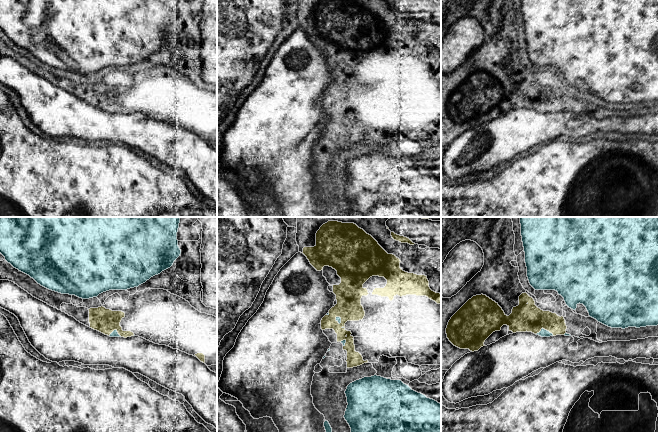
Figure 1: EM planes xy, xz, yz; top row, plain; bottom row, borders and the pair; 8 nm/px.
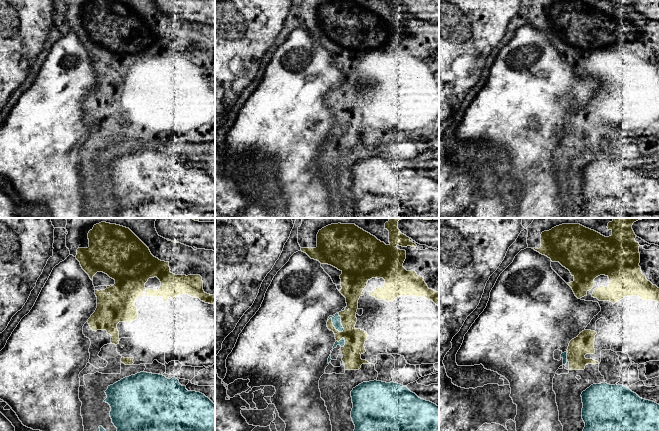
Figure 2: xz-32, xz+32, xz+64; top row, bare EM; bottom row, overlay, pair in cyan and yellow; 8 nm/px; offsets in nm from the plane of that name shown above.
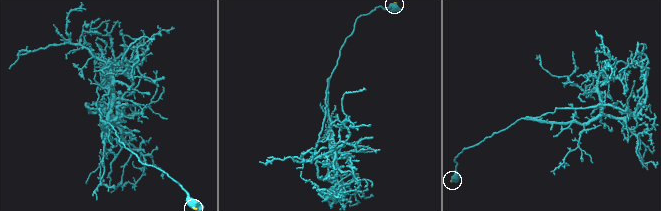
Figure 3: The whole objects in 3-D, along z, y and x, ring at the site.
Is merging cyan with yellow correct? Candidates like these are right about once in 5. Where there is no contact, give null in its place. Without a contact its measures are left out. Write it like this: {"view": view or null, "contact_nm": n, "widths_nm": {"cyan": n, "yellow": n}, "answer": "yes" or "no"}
{"view": "yz", "contact_nm": 140, "widths_nm": {"cyan": 60, "yellow": 220}, "answer": "no"}

